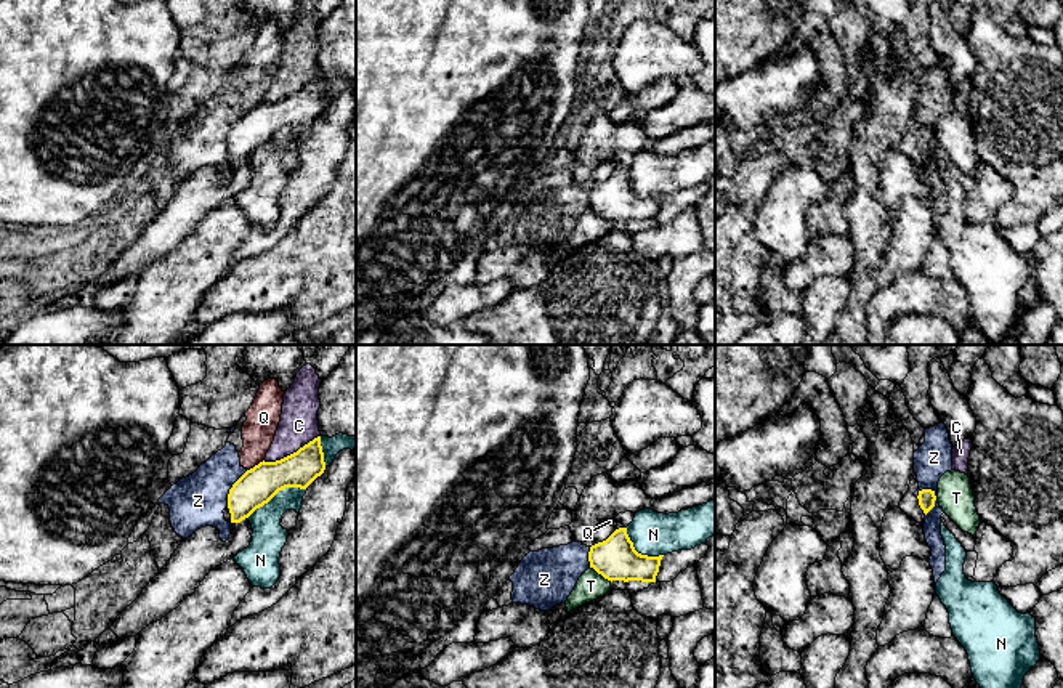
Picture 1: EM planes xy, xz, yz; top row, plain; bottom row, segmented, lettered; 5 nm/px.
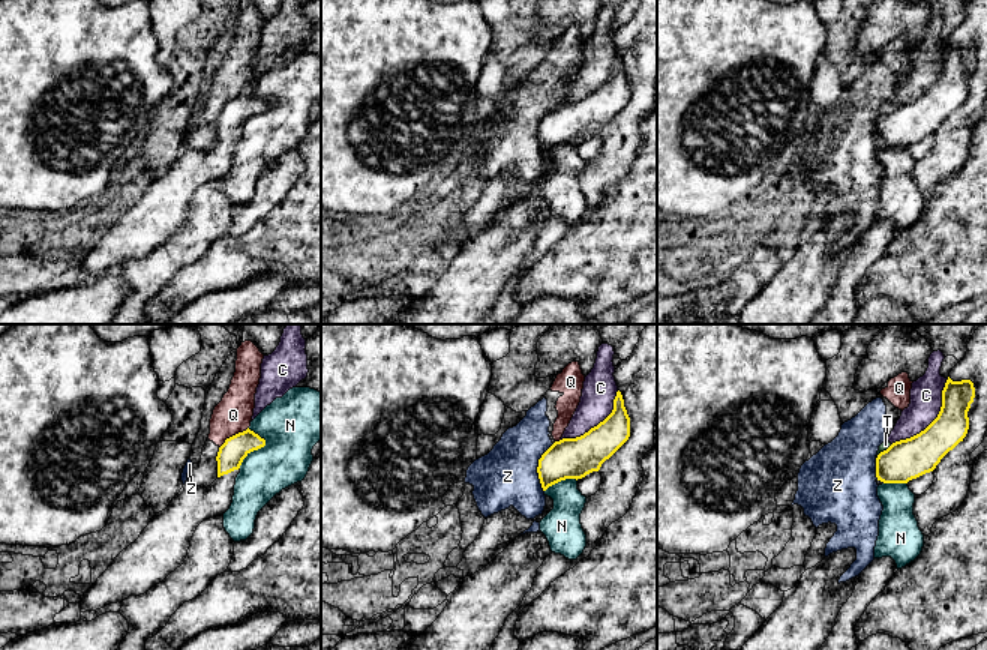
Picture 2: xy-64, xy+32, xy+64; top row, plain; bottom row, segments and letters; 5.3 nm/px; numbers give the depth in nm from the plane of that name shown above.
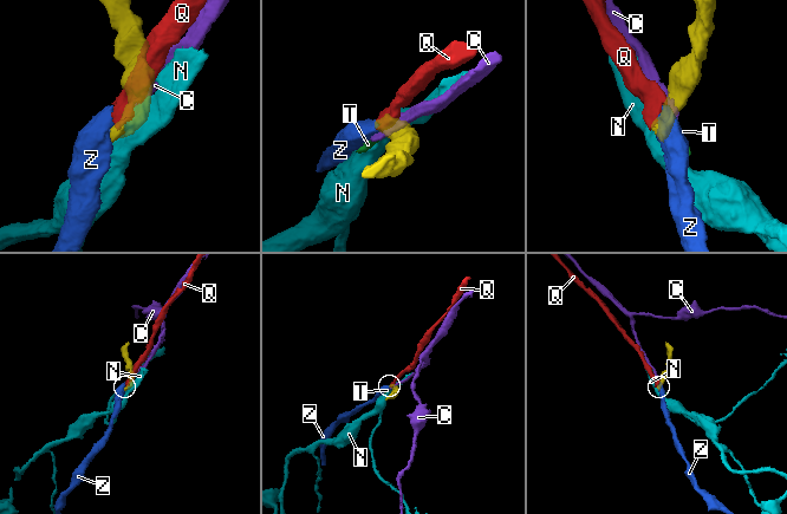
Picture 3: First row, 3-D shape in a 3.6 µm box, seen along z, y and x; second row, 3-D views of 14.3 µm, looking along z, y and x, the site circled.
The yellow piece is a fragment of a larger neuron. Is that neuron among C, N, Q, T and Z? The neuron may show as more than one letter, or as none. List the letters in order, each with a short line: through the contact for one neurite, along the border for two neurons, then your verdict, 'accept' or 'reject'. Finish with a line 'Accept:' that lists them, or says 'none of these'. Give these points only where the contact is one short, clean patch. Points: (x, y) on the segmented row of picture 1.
C: line xy (318, 435), (279, 459), (263, 461); reject
N: reject
Q: line xy (263, 459), (247, 470); reject
T: line xz (590, 566), (611, 581); reject
Z: line yz (930, 488), (935, 496), (935, 505), (925, 515); reject
Accept: none of these

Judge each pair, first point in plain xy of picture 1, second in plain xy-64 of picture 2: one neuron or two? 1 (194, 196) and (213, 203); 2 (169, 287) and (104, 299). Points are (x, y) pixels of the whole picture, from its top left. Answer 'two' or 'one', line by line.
1: two
2: two

